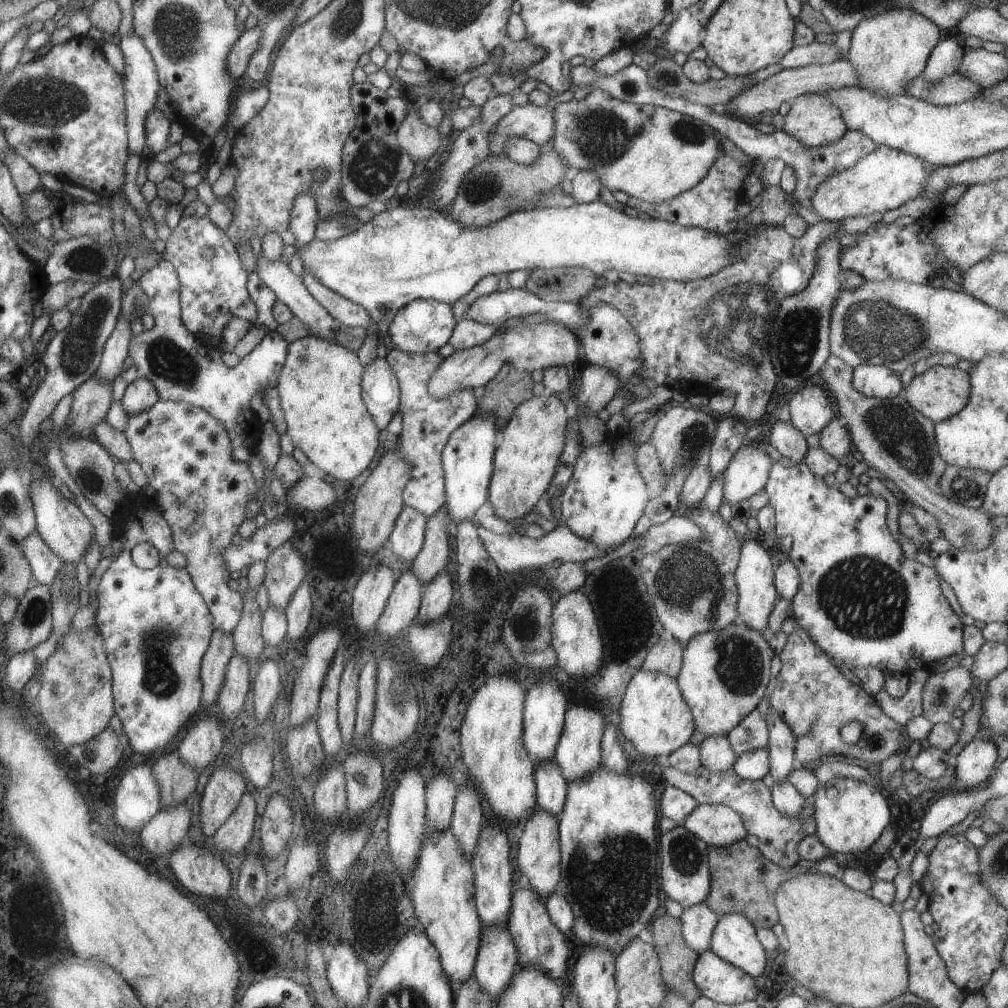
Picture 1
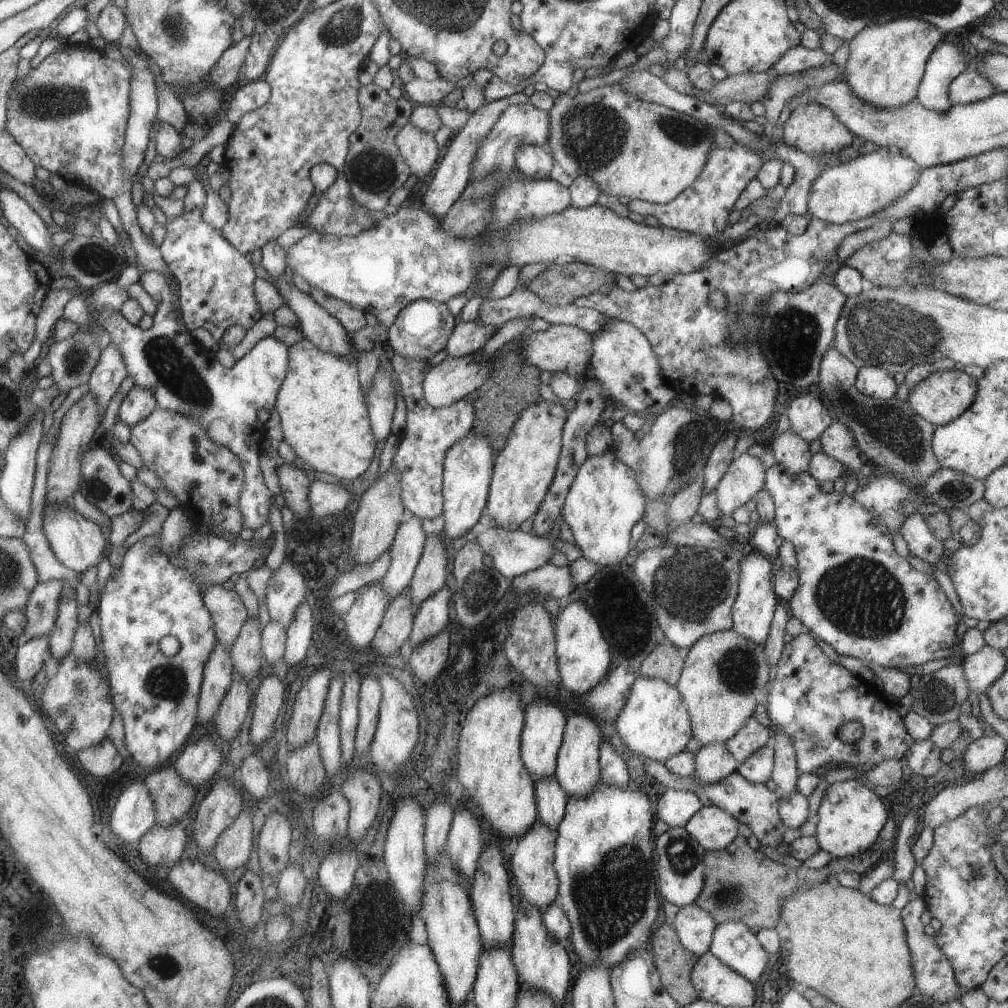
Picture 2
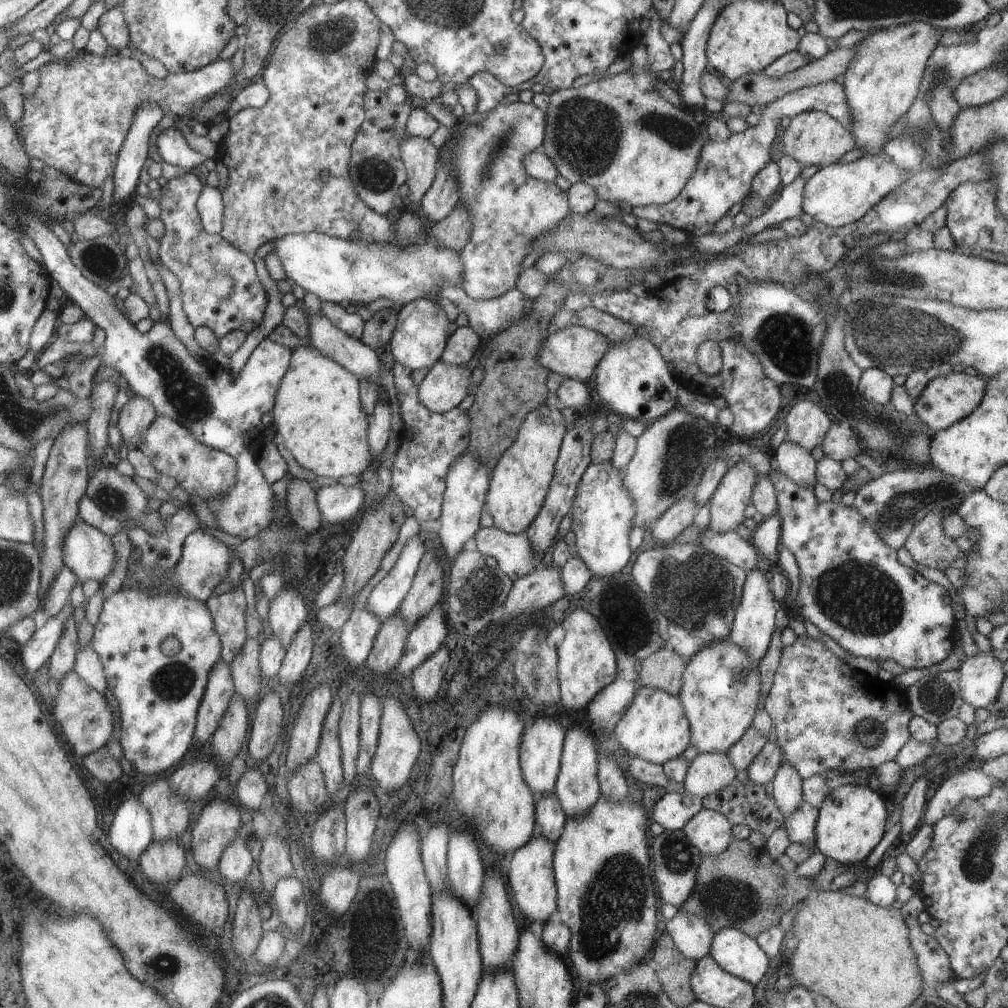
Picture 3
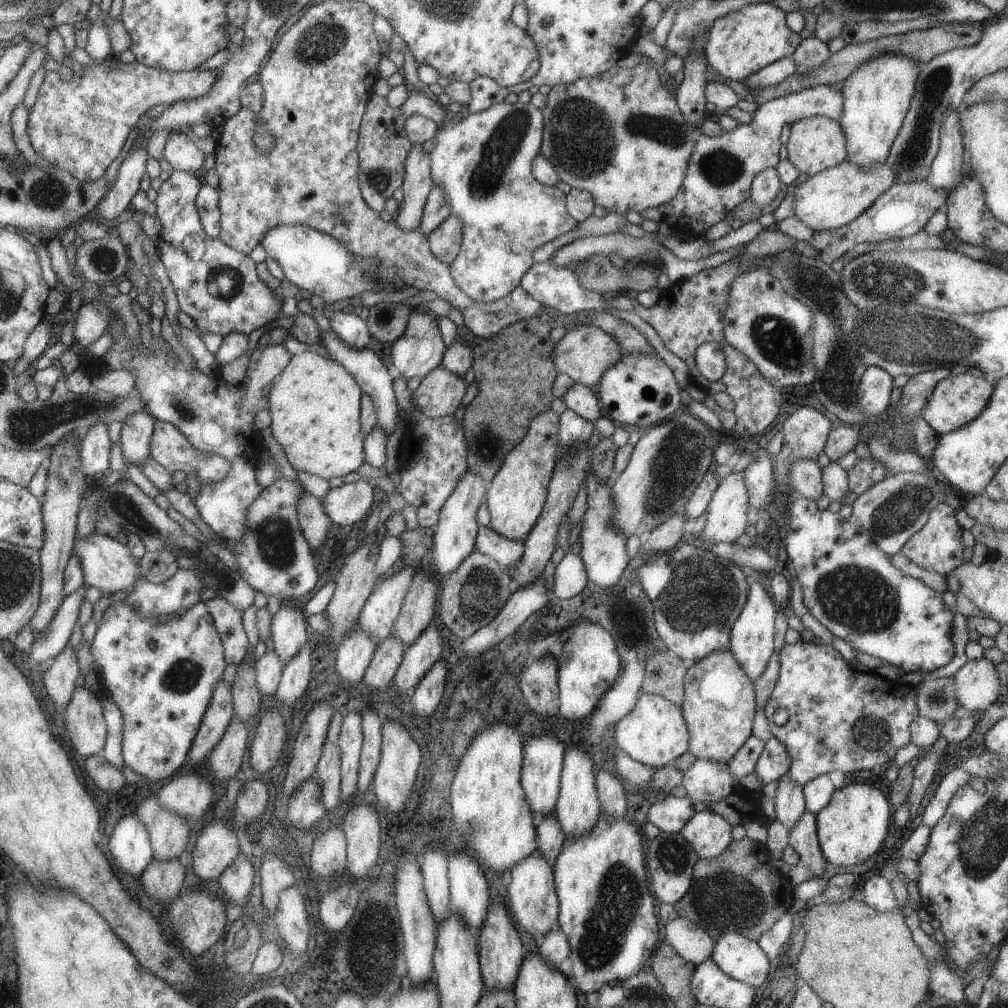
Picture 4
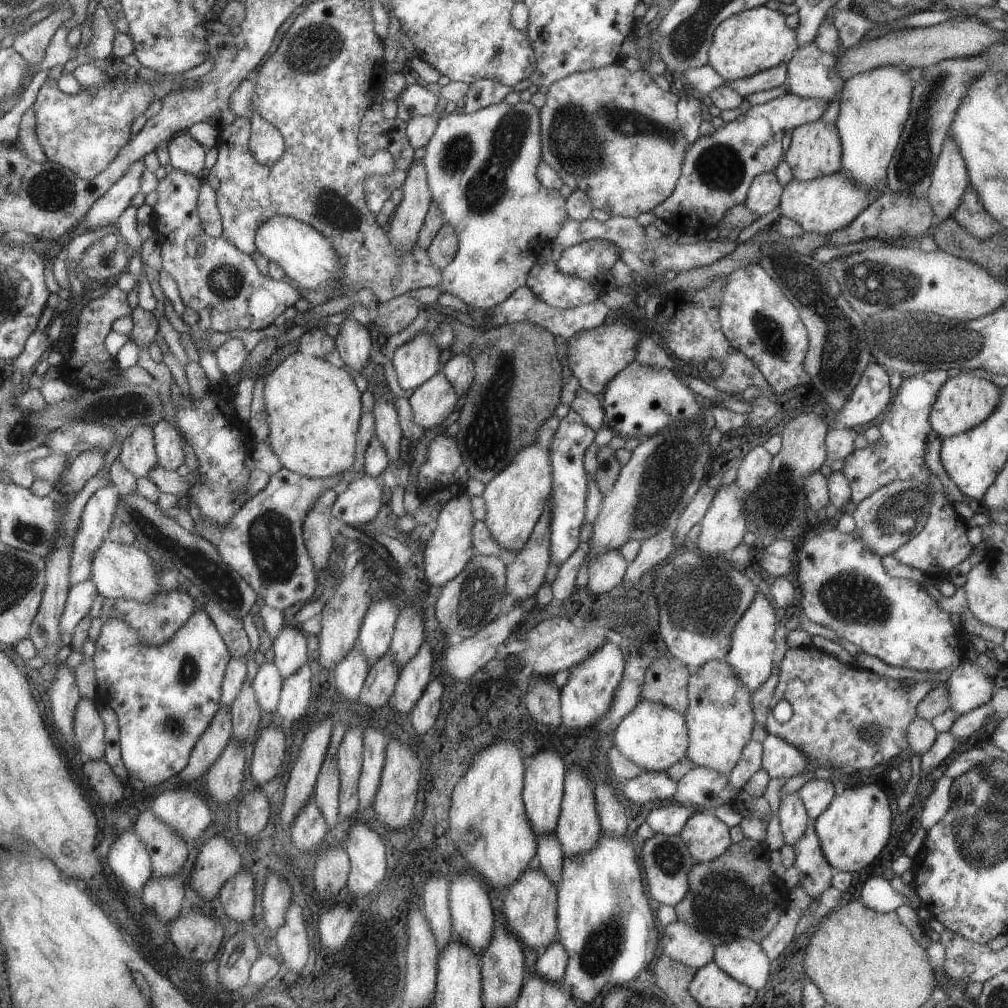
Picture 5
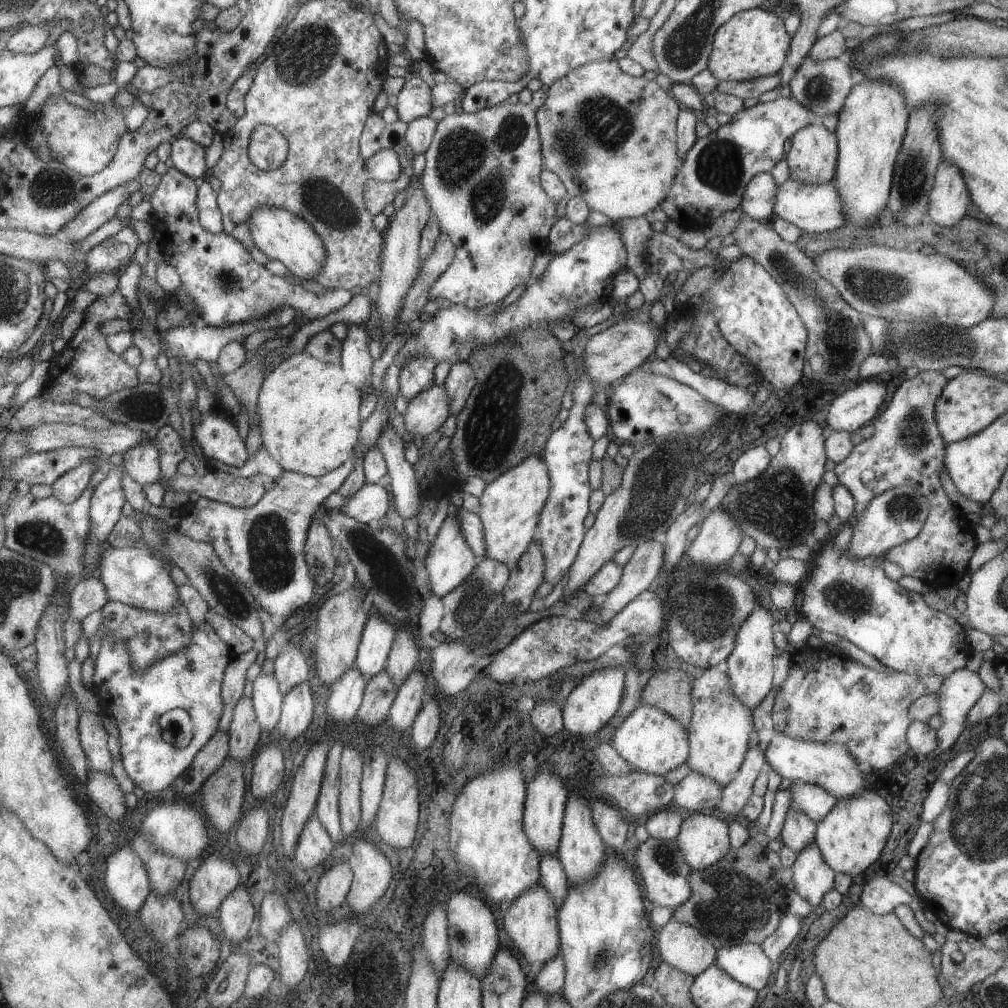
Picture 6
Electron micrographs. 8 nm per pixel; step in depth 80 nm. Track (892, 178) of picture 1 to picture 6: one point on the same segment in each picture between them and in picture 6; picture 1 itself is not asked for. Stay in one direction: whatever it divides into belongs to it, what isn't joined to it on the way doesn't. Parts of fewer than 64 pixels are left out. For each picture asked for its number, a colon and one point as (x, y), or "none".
2: (847, 192)
3: (839, 194)
4: (836, 196)
5: (830, 202)
6: (815, 209)

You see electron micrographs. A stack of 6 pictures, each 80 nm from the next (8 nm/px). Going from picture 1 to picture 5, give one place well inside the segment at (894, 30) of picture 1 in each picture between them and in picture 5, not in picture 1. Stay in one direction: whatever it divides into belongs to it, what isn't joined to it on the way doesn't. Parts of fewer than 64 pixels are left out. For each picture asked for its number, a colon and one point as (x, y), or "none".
2: (885, 66)
3: (880, 83)
4: (875, 97)
5: (874, 105)

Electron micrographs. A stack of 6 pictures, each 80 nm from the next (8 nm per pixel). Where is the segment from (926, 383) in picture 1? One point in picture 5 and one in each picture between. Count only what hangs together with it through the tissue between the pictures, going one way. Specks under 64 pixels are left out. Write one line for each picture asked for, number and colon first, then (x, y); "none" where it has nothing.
2: (944, 395)
3: (946, 399)
4: (956, 400)
5: (962, 402)

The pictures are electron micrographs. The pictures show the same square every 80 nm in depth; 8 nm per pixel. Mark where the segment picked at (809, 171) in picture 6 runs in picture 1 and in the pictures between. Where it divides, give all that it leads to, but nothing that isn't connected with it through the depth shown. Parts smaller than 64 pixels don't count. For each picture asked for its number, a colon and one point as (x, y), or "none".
1: (812, 119)
2: (812, 129)
3: (812, 138)
4: (815, 144)
5: (814, 150)

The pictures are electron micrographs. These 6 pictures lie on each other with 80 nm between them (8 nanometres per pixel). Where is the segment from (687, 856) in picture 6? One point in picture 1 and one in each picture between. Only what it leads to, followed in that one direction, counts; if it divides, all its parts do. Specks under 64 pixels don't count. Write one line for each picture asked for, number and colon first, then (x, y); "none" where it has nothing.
1: (717, 825)
2: (713, 828)
3: (710, 832)
4: (708, 833)
5: (706, 837)

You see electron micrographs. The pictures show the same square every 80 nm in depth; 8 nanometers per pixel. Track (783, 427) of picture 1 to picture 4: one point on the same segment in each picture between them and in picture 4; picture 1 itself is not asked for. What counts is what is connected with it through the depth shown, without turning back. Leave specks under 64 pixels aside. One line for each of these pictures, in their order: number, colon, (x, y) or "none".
2: (788, 449)
3: (796, 463)
4: (804, 476)

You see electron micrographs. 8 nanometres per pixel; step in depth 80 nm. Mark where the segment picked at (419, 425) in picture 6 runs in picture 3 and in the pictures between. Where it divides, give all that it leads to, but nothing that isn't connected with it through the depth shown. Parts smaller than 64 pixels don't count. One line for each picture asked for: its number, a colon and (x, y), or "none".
3: (444, 386)
4: (438, 394)
5: (432, 401)

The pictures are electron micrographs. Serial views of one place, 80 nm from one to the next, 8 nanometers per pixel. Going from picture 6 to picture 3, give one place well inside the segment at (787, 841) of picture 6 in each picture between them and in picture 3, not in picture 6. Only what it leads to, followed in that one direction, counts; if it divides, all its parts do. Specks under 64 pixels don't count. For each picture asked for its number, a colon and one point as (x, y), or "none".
3: (786, 791)
4: (789, 805)
5: (793, 820)

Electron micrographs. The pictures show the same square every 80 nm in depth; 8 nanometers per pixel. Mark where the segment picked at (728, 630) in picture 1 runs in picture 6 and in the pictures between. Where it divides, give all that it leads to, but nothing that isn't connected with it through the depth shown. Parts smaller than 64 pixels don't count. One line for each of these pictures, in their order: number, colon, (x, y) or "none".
2: (722, 673)
3: (720, 684)
4: (718, 705)
5: (719, 719)
6: (719, 727)

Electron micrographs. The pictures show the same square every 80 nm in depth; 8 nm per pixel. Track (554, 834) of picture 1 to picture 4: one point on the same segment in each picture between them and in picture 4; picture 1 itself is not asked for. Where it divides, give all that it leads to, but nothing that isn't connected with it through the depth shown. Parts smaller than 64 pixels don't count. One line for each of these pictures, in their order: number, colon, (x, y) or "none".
2: (531, 866)
3: (531, 879)
4: (531, 898)

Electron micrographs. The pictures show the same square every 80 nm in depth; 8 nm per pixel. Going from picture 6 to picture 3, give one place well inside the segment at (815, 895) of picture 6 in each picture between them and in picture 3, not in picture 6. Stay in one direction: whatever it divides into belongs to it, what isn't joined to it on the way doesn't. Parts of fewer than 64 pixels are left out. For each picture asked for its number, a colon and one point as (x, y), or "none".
3: (800, 826)
4: (802, 837)
5: (814, 874)

